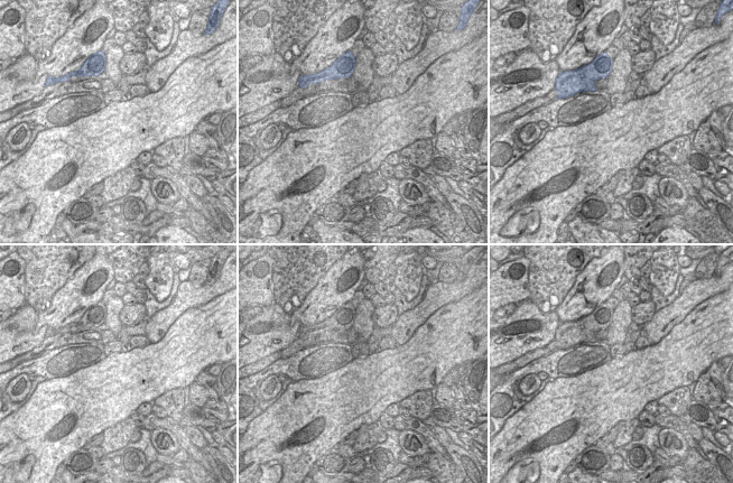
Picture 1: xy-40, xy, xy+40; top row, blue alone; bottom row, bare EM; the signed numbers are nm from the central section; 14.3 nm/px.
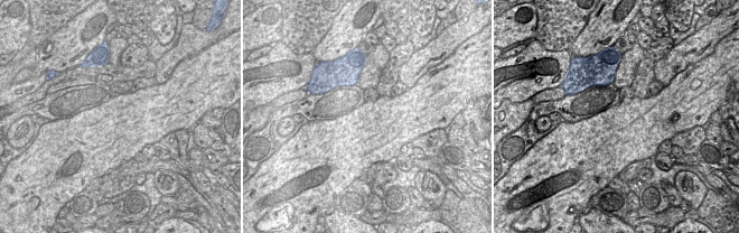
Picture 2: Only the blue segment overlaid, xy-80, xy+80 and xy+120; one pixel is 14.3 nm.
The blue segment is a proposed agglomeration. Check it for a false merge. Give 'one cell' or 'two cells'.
two cells

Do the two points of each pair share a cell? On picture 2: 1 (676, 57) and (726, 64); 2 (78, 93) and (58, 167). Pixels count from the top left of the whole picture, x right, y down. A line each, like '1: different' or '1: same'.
1: different
2: different

